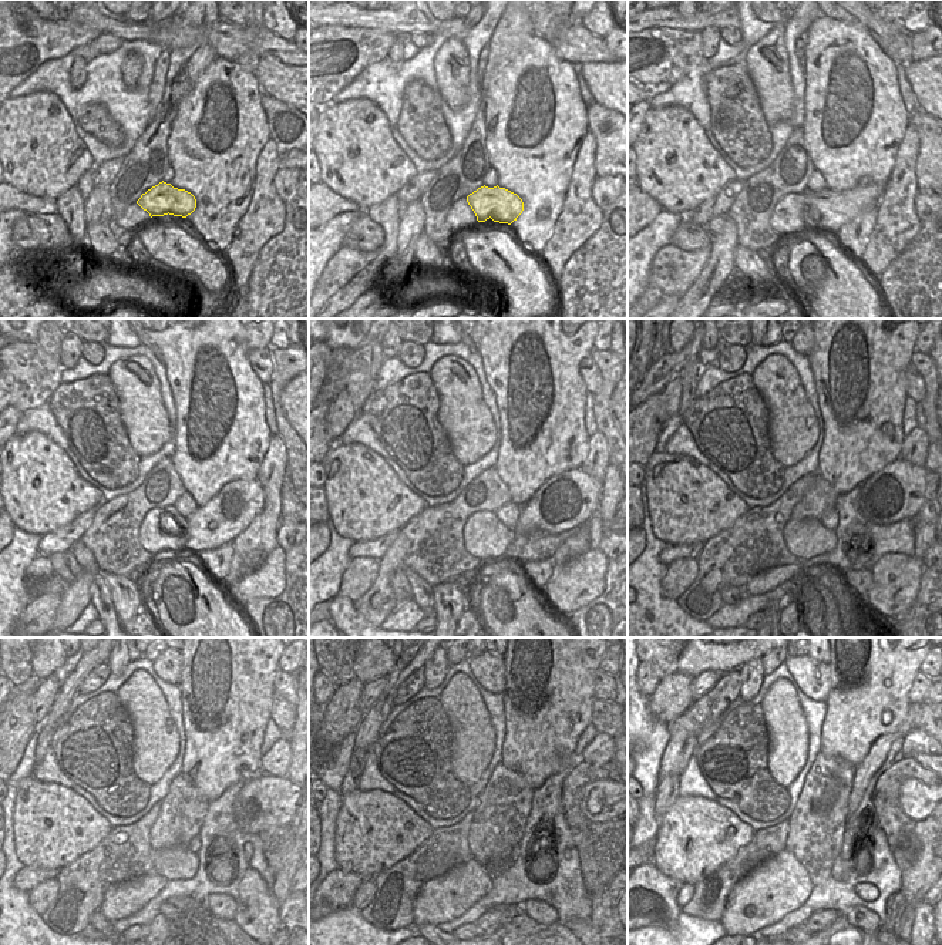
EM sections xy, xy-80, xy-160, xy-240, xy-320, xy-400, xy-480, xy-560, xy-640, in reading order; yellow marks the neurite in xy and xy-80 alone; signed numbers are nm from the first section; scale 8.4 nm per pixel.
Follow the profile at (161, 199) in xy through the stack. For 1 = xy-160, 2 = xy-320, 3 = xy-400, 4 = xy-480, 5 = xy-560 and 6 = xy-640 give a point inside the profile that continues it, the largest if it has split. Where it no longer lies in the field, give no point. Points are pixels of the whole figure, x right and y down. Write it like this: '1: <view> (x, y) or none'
1: xy-160 (830, 209)
2: xy-320 (565, 501)
3: xy-400 (898, 491)
4: xy-480 (265, 801)
5: xy-560 (598, 804)
6: xy-640 (917, 800)

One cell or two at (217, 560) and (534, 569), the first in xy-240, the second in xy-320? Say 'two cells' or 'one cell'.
one cell

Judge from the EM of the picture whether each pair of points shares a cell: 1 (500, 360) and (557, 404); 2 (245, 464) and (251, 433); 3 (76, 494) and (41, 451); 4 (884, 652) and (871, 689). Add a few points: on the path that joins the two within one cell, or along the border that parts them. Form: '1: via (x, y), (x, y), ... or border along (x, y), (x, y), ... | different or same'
1: via (508, 397), (511, 444), (528, 450), (537, 441) | same
2: via (245, 457), (246, 440) | same
3: via (64, 484), (44, 463) | same
4: via (875, 661), (872, 663), (871, 680) | same

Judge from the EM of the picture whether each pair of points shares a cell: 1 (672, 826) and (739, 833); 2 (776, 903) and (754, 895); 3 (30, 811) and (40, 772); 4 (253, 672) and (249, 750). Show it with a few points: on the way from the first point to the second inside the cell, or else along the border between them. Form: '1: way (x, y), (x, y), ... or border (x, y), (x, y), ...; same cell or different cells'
1: way (689, 830), (722, 830); same cell
2: way (770, 901), (760, 897); same cell
3: border (32, 776), (46, 783), (59, 783), (69, 790); different cells
4: way (249, 692), (249, 730); same cell

